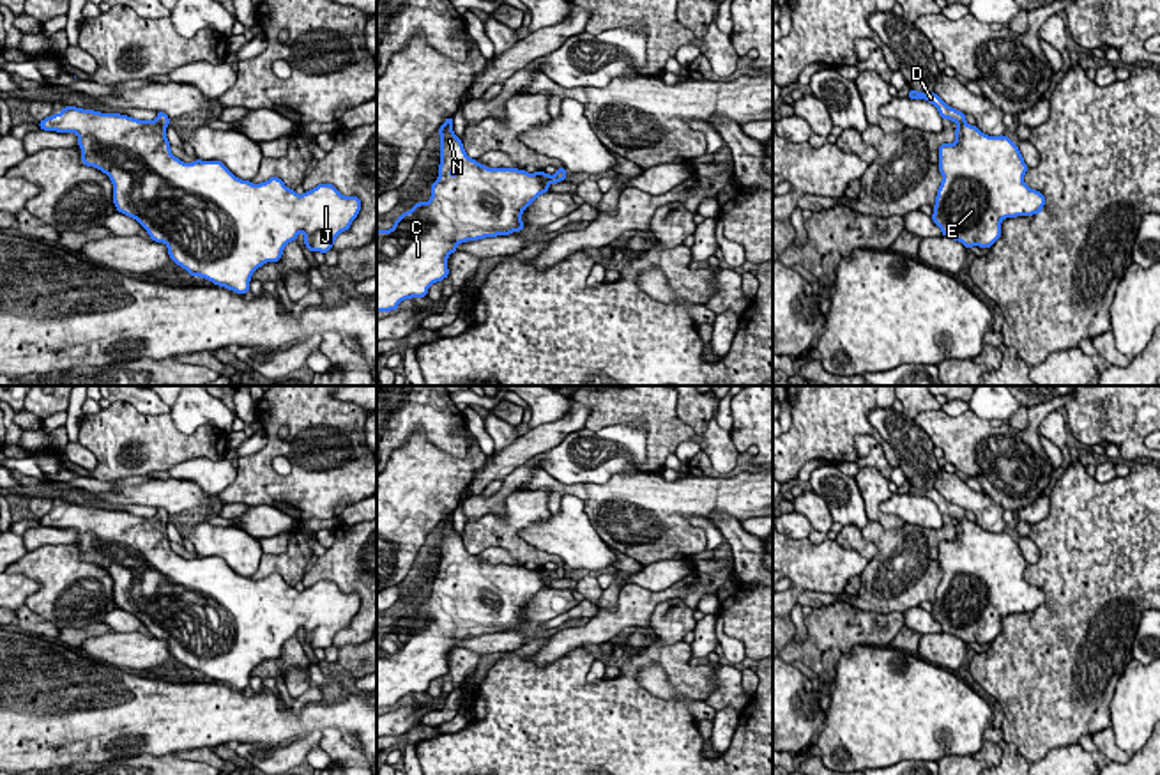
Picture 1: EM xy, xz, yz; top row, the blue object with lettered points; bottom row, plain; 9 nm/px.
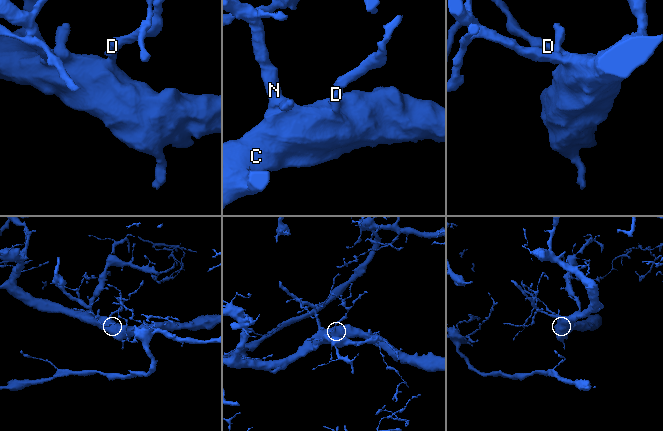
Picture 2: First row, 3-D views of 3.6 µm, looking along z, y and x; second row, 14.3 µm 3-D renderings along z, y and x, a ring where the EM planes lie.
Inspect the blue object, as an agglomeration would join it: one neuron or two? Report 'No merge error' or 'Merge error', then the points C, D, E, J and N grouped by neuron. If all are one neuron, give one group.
No merge error. Groups: C D E J N

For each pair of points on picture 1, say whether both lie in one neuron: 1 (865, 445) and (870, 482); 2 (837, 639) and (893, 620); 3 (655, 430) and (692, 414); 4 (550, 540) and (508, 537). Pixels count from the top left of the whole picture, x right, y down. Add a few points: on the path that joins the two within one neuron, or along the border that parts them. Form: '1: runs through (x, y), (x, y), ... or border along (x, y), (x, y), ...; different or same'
1: border along (860, 468), (872, 466), (888, 480); different
2: runs through (851, 629), (879, 629); same
3: border along (676, 418), (694, 430); different
4: border along (517, 533), (529, 544), (559, 558); different

